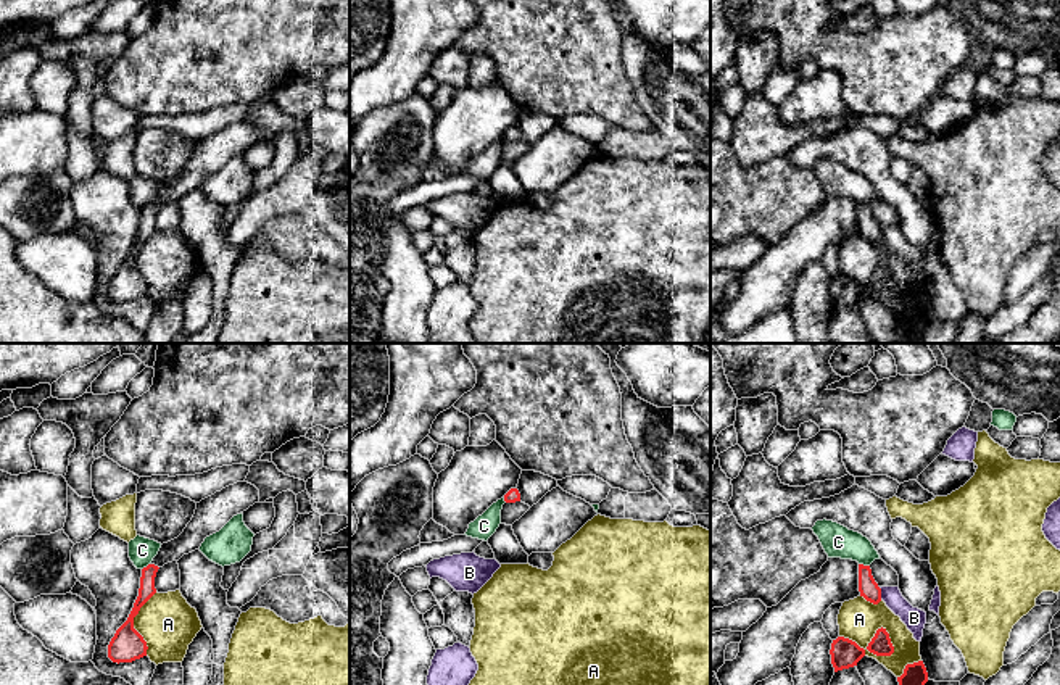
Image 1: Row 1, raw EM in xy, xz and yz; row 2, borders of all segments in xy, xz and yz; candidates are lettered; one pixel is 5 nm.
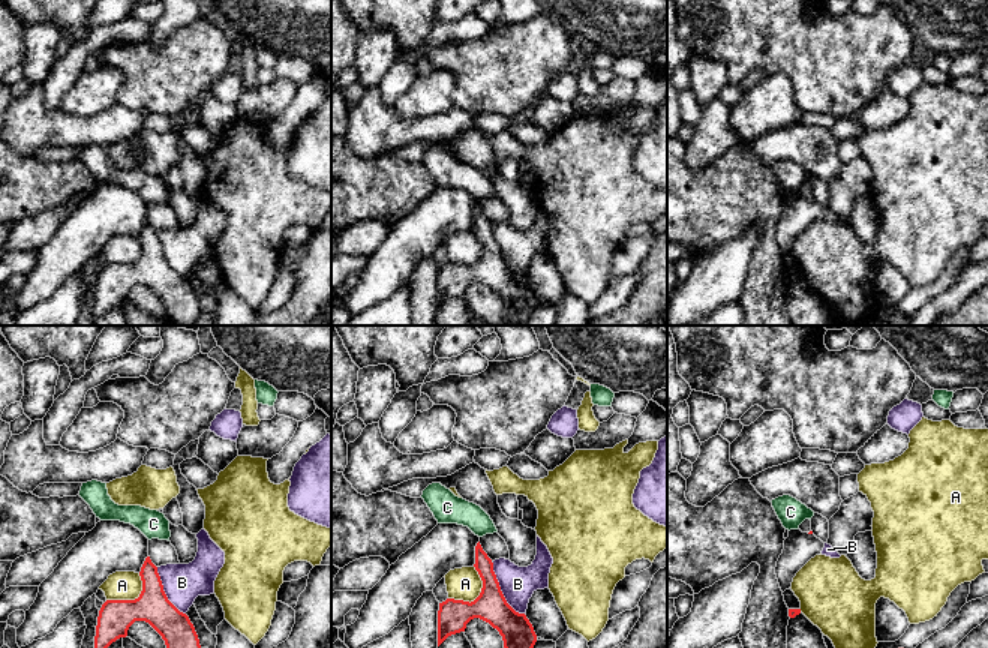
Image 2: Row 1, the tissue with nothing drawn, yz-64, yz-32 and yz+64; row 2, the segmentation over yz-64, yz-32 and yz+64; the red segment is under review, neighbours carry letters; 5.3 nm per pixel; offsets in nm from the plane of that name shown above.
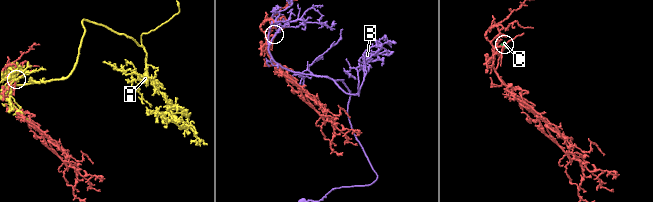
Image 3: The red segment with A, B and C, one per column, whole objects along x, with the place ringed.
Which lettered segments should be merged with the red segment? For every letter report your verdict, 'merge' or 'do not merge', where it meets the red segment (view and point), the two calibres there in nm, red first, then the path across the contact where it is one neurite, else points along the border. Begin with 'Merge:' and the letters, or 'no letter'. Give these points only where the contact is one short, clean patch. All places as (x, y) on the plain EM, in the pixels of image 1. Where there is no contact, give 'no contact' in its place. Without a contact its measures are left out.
Merge: no letter
A: do not merge; meets red in yz at (867, 287); 110 nm thick on the red side, 200 nm on the other
B: do not merge; meets red in yz at (880, 232); 100 nm thick on the red side, 110 nm on the other; border along yz (878, 226), (881, 237)
C: do not merge; meets red in yz at (862, 203); 100 nm thick on the red side, 160 nm on the other; border along yz (859, 202), (869, 205)

